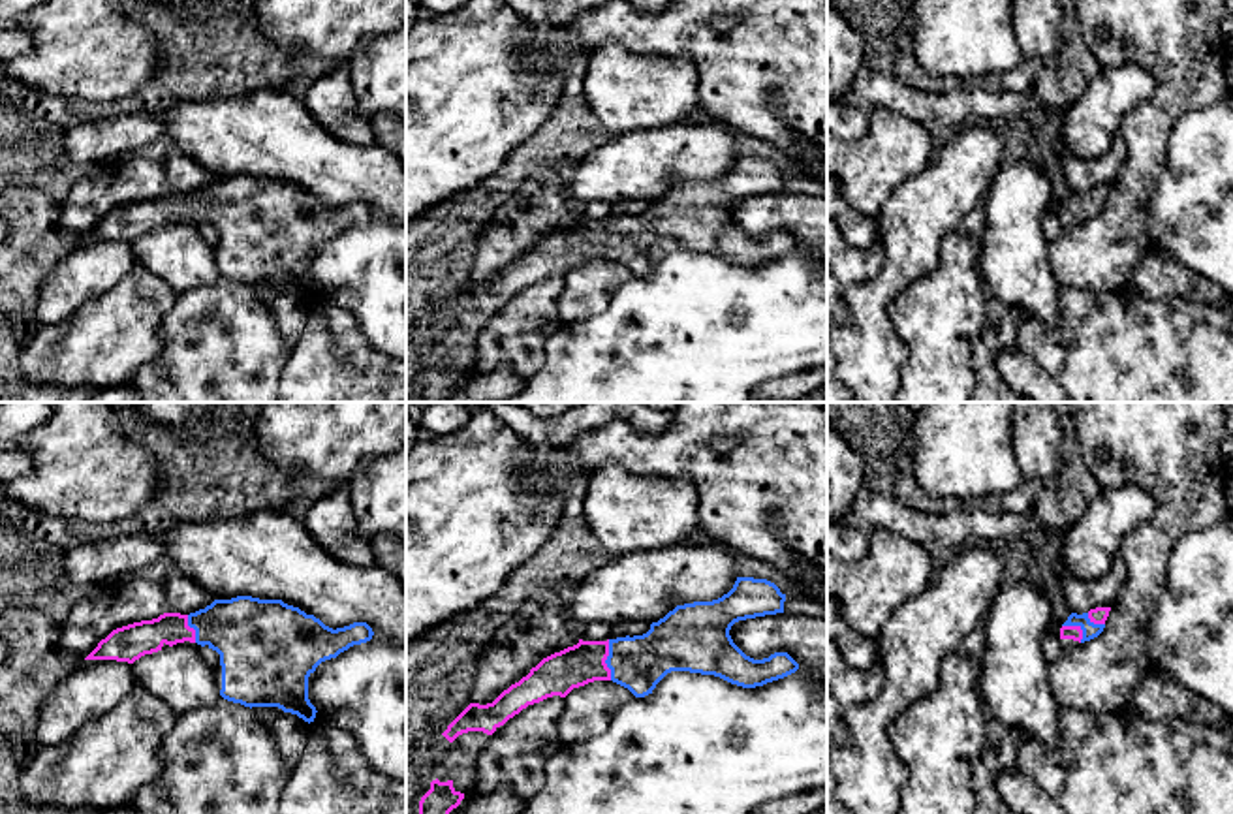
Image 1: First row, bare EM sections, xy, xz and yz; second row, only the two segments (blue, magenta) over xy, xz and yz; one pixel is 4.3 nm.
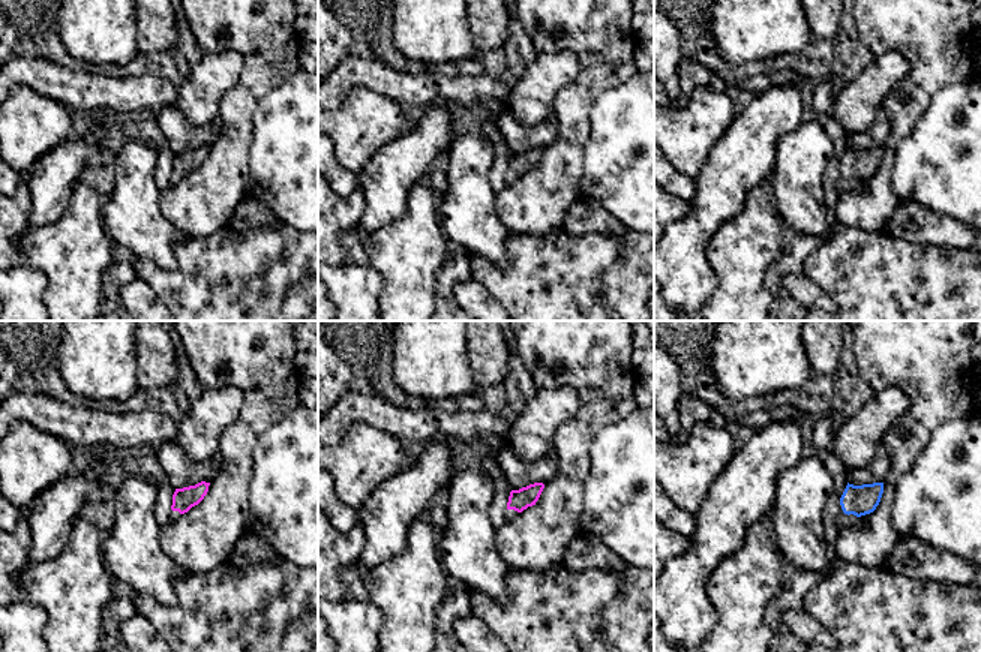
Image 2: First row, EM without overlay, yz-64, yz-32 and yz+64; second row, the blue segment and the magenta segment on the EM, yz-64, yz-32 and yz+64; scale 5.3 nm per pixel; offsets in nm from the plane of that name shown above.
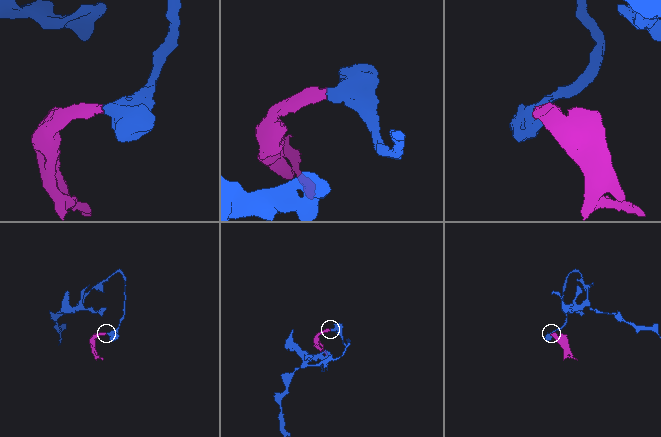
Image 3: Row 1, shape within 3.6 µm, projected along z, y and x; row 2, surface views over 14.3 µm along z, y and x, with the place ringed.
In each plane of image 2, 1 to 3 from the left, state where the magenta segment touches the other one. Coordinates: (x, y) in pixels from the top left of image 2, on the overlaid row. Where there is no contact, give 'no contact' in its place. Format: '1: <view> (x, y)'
1: no contact
2: no contact
3: no contact

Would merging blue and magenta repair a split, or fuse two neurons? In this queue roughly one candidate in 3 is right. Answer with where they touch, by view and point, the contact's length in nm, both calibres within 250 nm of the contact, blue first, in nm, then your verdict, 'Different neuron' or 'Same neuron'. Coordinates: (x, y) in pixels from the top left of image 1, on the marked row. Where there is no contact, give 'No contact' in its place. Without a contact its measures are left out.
Touches blue at xz (606, 660). Shared border 180 nm. Thickness 240 nm (blue) against 180 nm. Same neuron

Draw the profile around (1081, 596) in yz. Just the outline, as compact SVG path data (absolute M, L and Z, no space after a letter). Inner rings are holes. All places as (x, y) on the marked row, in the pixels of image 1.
M1116 560L1107 575L1096 581L1083 581L1064 566L1056 568L1056 575L1069 611L1077 615L1096 607L1111 607L1126 583L1126 570L1120 560Z

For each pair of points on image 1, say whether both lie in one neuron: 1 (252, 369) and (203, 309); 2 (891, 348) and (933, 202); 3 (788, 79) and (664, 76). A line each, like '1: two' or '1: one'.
1: one
2: one
3: two

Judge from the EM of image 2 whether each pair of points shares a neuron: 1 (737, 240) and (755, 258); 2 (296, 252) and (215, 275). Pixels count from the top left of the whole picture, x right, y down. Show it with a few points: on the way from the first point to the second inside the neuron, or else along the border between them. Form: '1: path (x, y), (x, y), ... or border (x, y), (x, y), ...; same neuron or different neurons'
1: path (741, 245), (750, 254); same neuron
2: path (278, 266), (269, 264), (254, 273), (236, 273); same neuron

